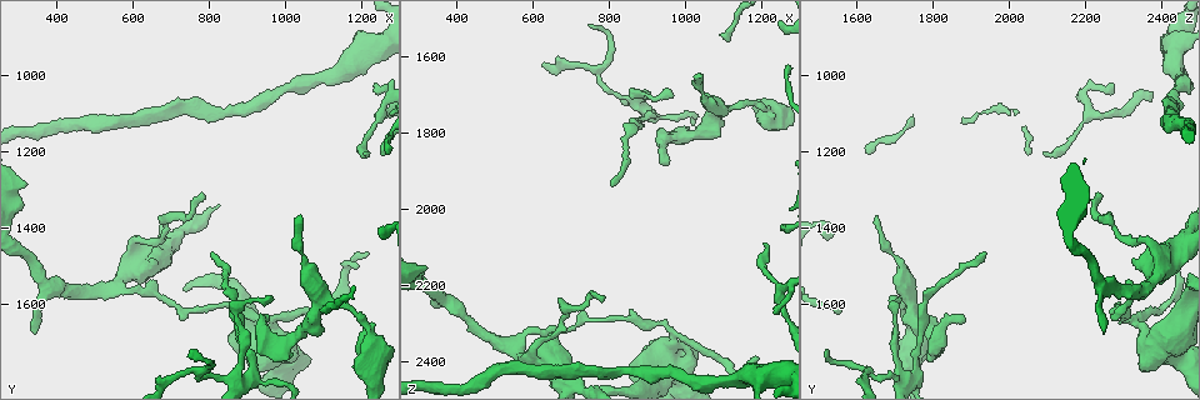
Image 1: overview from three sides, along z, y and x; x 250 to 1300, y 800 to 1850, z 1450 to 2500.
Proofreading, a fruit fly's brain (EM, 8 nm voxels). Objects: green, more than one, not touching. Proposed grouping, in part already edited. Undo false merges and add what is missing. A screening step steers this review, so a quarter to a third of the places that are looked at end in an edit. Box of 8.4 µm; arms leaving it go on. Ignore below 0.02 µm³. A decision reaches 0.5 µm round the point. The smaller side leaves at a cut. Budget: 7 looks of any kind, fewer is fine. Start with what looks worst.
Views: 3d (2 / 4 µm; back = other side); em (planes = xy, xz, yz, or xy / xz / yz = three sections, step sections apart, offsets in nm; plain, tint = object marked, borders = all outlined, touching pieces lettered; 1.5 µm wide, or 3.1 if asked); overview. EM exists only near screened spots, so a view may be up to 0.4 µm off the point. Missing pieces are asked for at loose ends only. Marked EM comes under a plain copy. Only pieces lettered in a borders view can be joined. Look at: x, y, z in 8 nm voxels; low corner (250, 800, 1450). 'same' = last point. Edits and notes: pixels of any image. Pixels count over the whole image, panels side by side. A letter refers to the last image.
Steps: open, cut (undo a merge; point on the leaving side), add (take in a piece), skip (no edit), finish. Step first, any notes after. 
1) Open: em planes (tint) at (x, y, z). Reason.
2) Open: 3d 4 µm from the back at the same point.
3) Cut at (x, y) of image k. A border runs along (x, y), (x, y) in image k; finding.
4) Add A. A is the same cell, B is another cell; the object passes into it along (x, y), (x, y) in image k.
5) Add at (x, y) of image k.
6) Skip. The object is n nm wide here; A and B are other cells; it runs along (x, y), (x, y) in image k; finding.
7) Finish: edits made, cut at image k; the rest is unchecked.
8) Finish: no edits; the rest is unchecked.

Open: 3d 4 µm at (1210, 1205, 2090). Tapers out.

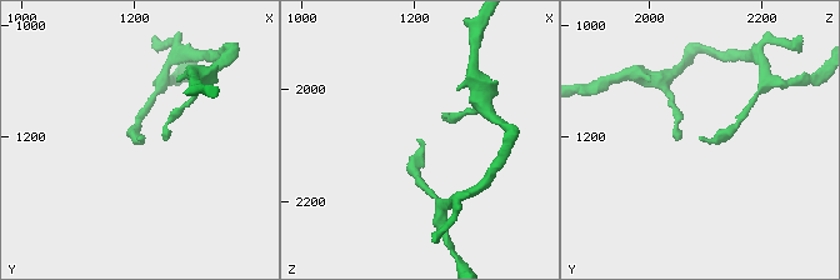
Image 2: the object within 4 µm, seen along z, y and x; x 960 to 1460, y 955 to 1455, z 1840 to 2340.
Open: em planes (tint) at (1205, 1200, 2085).

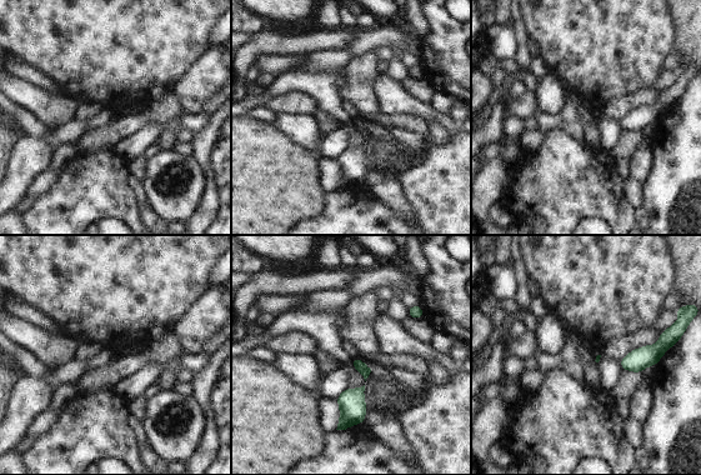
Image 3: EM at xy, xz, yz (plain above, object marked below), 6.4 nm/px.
Open: em planes (borders) at the same point. What lies round it.

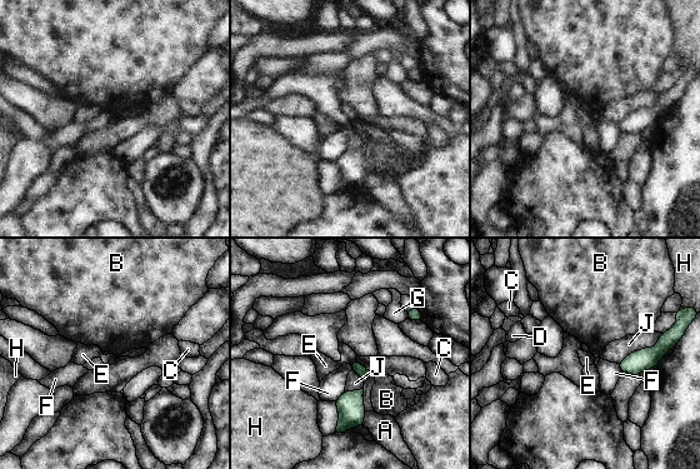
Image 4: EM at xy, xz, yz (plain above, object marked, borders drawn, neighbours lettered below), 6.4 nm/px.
Skip. A, B, C, D, E, F, G, H and J are other cells; no lettered piece goes on from it.

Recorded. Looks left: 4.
Open: 3d 2 µm at (950, 1645, 1880). End of a long branch.

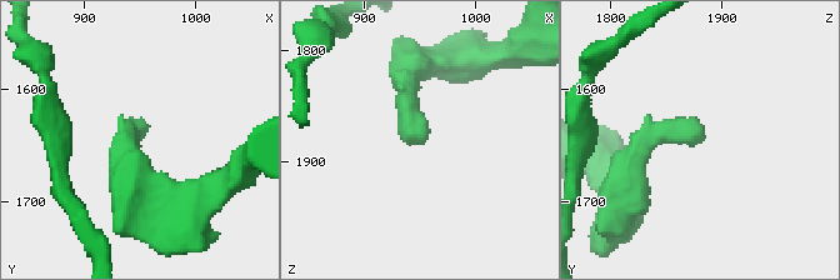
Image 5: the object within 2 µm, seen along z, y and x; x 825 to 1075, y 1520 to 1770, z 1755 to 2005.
Open: em planes (borders) at (950, 1642, 1886). Now the EM.

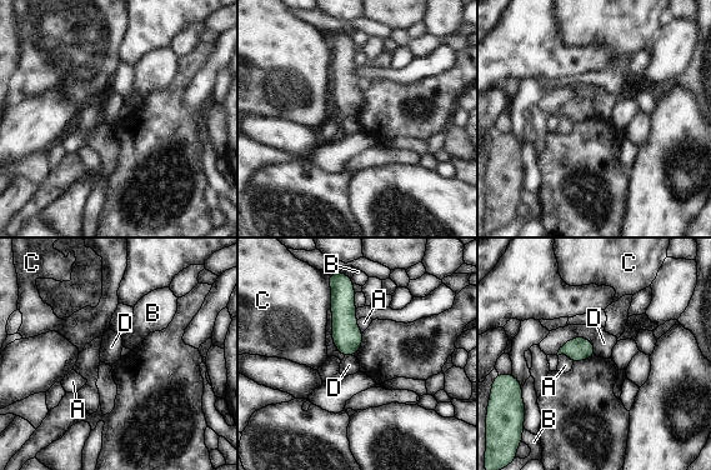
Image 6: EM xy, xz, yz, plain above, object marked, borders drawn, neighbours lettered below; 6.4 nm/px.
Skip. The longest contact is with D, 260 nm; A, B, C and D are other cells; a border runs along (595, 346), (575, 336), (556, 354) in image 6; none of them fits.

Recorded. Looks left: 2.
Open: em planes (borders) at (1195, 1505, 2390). An open end.

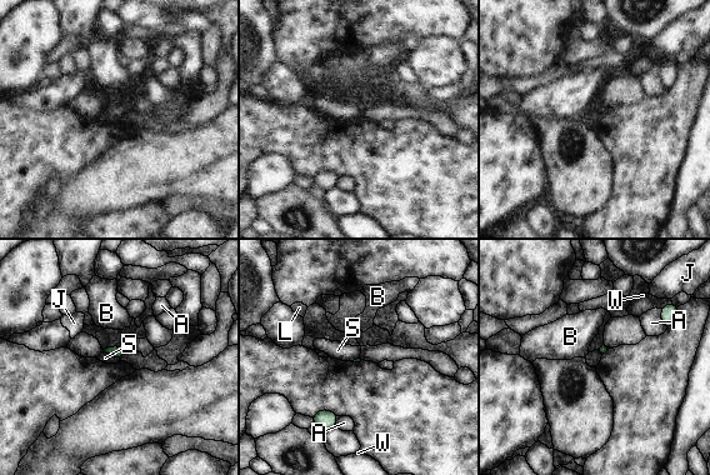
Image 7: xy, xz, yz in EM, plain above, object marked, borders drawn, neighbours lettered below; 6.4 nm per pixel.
Skip. A, B, J, L, S and W are other cells; a border runs along (104, 351), (119, 360) in image 7; none of them fits.

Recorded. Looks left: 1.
Finish: no edits; the rest is unchecked.

